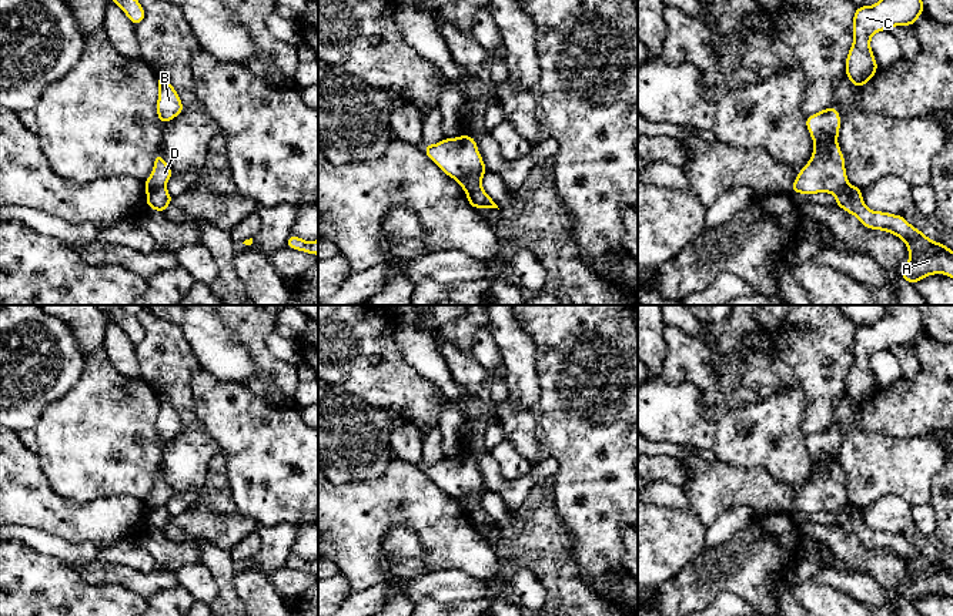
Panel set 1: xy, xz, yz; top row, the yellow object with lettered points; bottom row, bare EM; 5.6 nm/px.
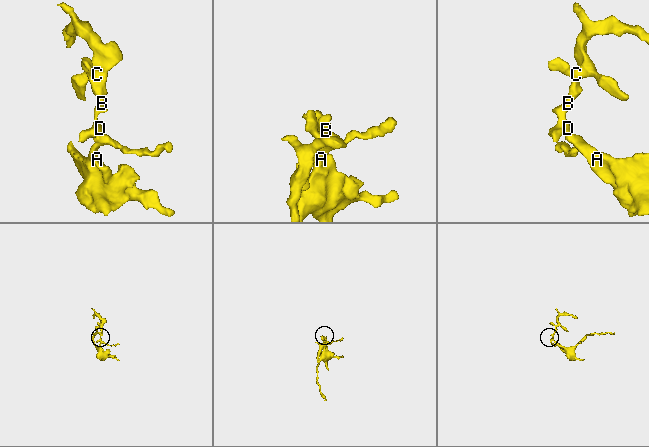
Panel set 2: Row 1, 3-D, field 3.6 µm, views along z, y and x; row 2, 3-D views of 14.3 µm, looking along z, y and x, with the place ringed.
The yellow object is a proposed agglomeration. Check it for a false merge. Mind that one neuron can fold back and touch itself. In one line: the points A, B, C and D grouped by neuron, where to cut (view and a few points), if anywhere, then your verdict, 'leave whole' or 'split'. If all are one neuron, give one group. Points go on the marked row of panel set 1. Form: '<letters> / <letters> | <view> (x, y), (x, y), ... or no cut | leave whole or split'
A / B C D | xy (163, 184), (146, 191) | split

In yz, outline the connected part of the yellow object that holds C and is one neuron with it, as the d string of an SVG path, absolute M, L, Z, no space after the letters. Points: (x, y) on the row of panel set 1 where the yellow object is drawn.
M879 0L875 6L856 9L853 44L845 67L845 73L853 86L865 86L877 73L877 63L870 48L872 36L895 26L912 26L923 11L922 0Z

